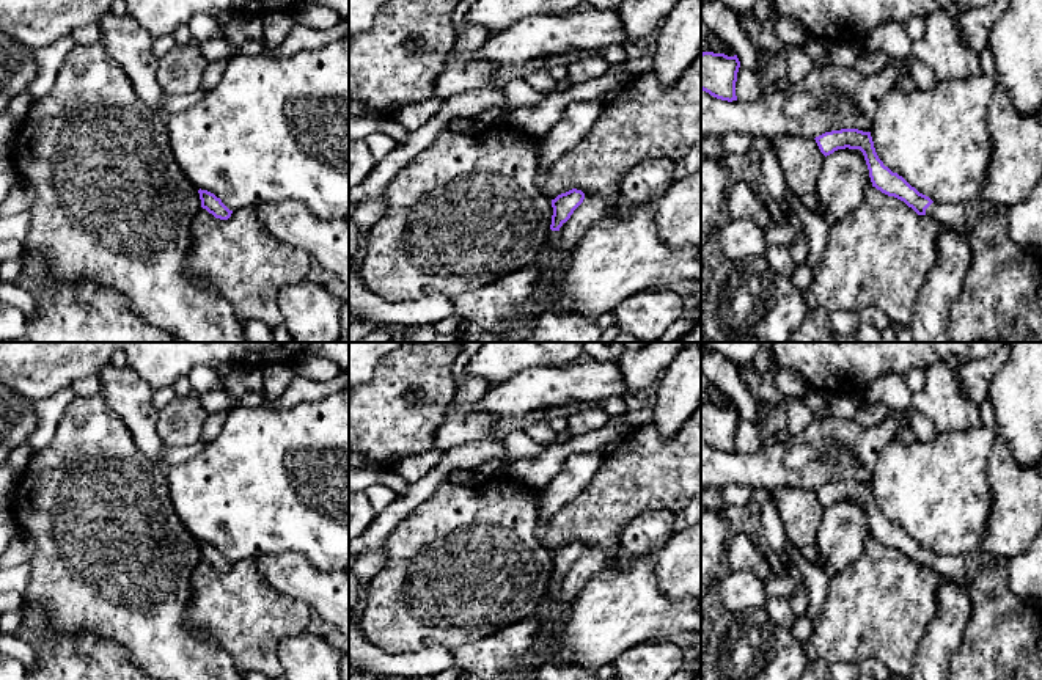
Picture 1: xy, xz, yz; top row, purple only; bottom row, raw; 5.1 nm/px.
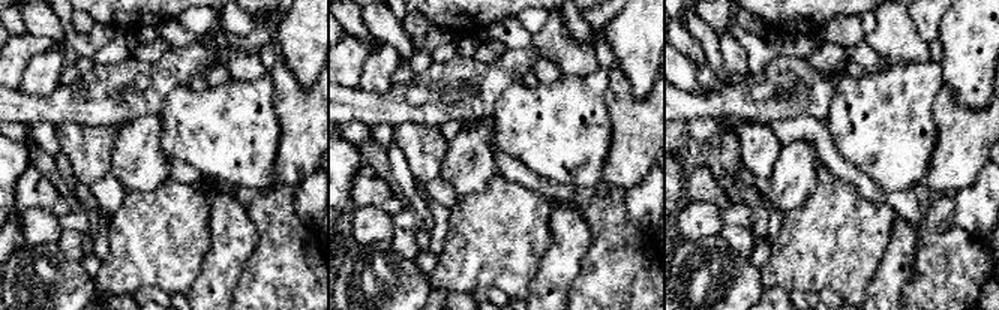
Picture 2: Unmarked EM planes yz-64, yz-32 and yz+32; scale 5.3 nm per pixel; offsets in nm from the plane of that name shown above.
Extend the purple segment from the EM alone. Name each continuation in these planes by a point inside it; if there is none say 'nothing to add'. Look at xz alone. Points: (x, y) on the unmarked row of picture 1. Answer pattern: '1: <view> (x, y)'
1: xz (555, 589)

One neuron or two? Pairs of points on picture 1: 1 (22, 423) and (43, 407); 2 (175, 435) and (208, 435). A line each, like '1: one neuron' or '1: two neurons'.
1: two neurons
2: two neurons

